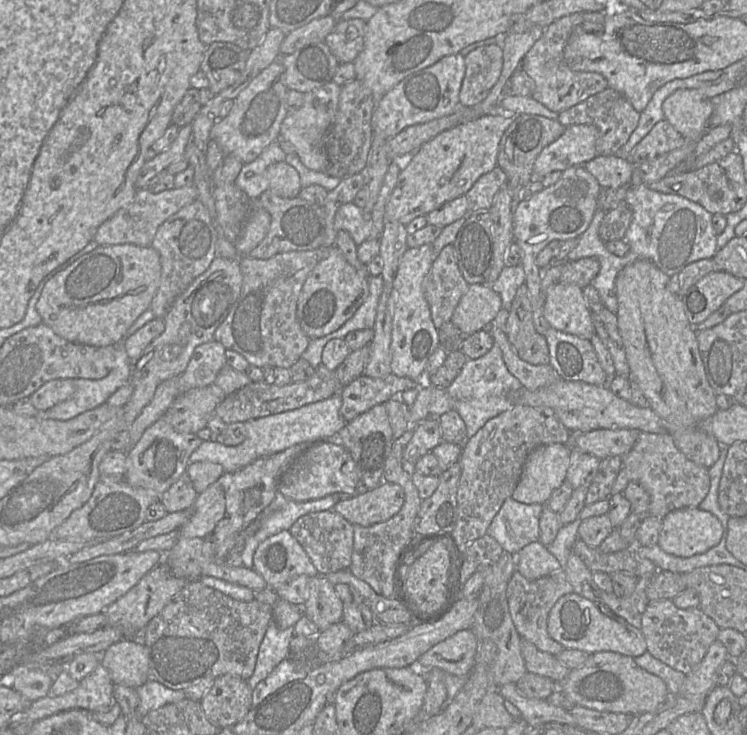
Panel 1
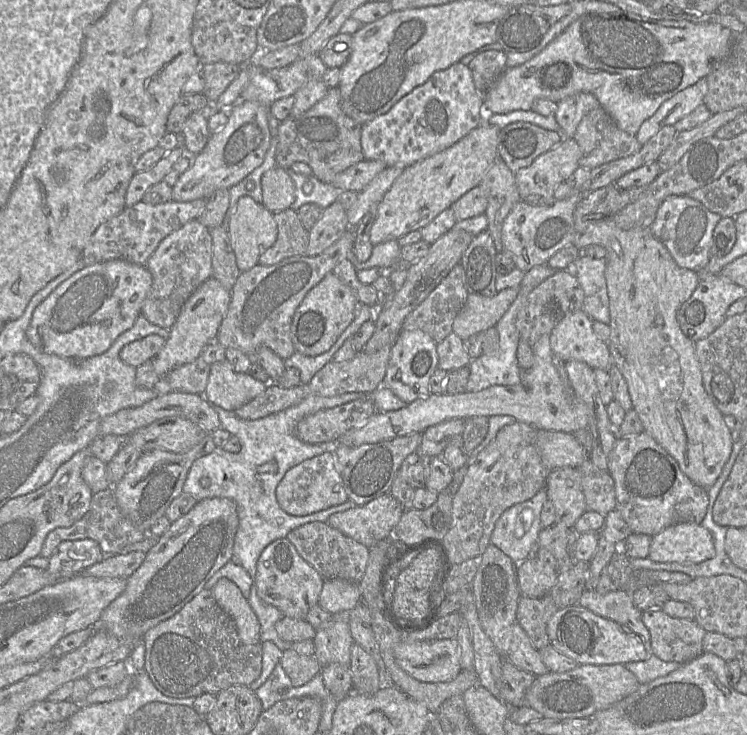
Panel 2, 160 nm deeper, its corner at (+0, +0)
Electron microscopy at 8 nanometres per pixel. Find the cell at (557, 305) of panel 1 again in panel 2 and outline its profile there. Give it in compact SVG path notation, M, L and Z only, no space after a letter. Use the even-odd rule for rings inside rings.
M581 309L567 314L550 333L551 350L554 356L562 361L577 360L586 363L593 369L609 372L613 363L607 343L599 339L593 329L593 320Z

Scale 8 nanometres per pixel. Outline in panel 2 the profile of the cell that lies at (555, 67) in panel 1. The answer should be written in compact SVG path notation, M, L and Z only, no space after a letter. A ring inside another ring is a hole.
M577 93L557 103L554 115L565 138L573 138L582 118L600 106L597 98L590 93Z

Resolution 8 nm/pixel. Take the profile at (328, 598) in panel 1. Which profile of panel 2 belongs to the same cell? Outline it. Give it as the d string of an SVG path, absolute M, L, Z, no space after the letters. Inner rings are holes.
M333 615L327 623L316 629L313 642L314 656L321 666L331 663L350 666L354 639L346 615Z

